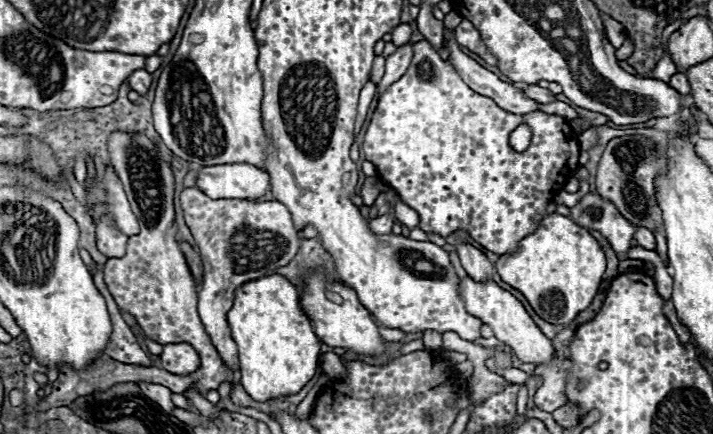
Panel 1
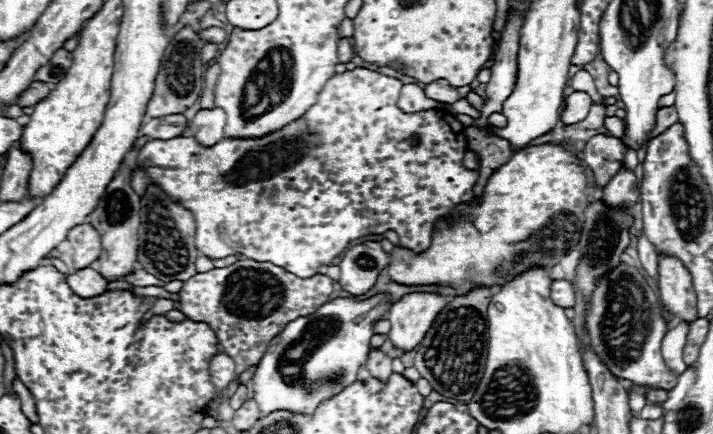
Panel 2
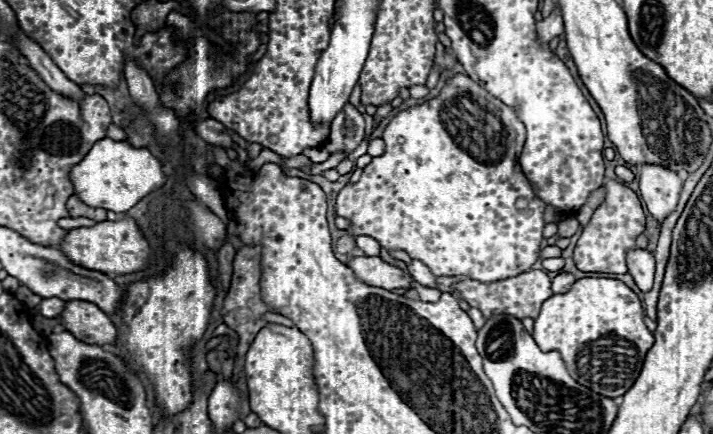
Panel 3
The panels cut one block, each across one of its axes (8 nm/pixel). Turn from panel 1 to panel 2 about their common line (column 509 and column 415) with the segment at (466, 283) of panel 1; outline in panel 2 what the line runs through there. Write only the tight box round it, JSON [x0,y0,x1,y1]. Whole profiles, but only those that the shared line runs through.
[386,292,448,352]

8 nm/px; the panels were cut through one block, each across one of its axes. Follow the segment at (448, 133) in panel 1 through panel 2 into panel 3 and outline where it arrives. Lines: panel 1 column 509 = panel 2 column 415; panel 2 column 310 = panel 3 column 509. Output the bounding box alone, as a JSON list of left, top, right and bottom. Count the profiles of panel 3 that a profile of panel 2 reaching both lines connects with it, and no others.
[336,74,546,282]

